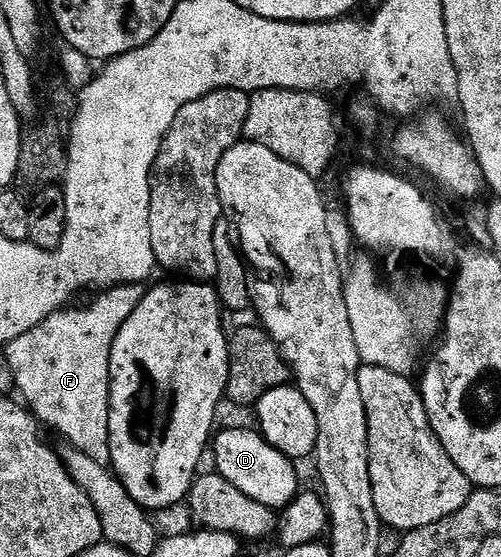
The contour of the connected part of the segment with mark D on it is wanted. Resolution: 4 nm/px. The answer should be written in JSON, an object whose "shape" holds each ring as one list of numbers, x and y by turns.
{"shape":[[219,430,212,441,212,456,216,461,215,470,221,477,233,483,238,491,255,499,273,511,282,511,291,504,300,491,298,473,293,458,285,456,270,444,259,430]]}

